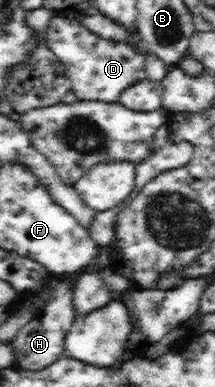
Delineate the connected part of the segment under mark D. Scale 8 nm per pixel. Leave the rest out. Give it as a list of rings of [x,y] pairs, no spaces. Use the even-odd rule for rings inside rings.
[[[53,16],[47,28],[47,45],[65,67],[78,100],[116,103],[126,88],[147,78],[146,58],[141,52],[118,40],[99,36],[76,19]]]

